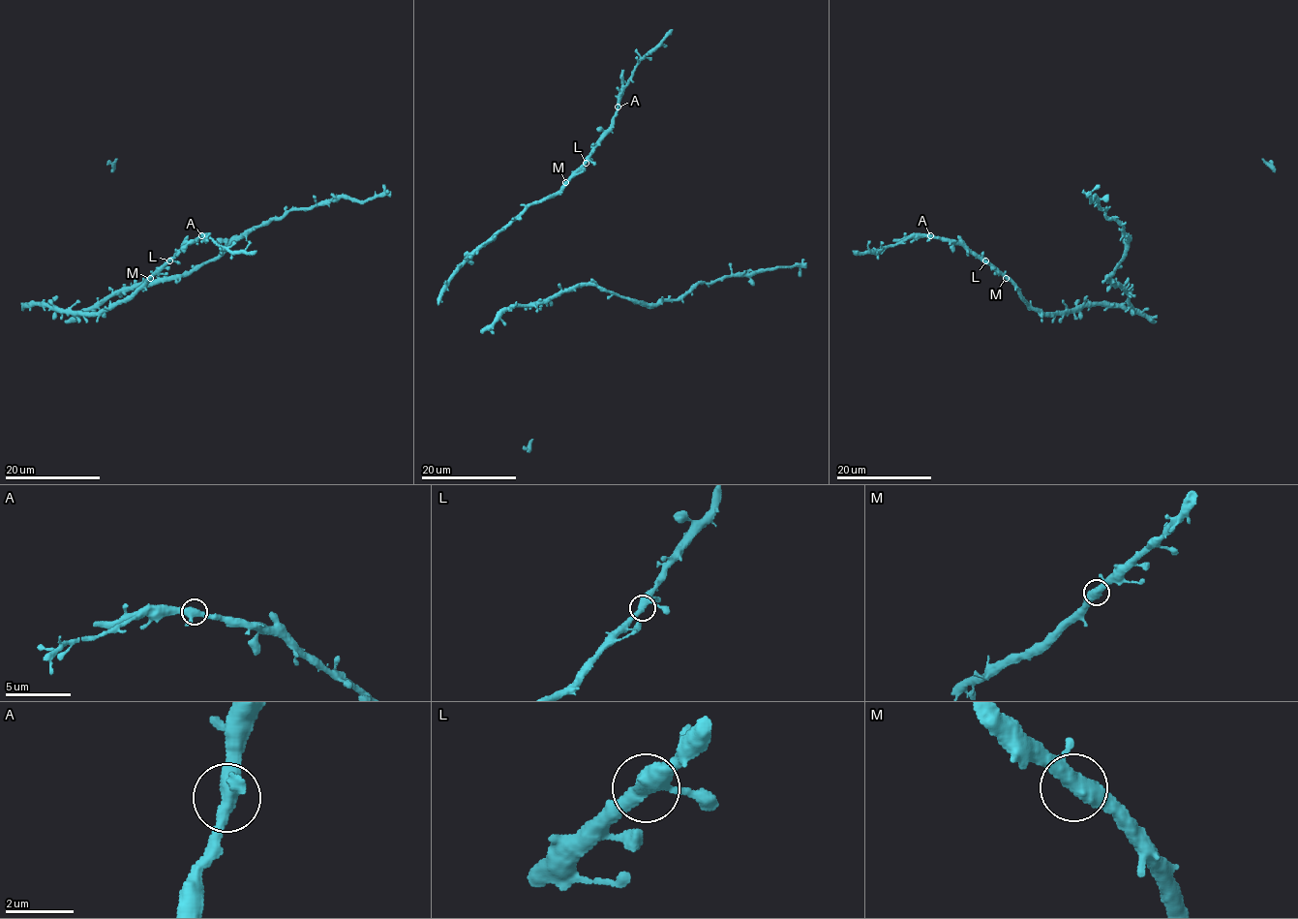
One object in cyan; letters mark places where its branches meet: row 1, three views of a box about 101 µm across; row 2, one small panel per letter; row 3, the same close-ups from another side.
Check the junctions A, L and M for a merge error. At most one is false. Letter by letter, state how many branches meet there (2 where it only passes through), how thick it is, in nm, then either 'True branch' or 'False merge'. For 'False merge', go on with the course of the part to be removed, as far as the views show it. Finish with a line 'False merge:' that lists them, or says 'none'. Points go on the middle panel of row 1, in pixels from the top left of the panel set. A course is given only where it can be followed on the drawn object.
A: Branches: 3. Thickness 400 nm. True branch
L: Branches: 3. Thickness 400 nm. True branch
M: Branches: 3. Thickness 400 nm. True branch
False merge: none

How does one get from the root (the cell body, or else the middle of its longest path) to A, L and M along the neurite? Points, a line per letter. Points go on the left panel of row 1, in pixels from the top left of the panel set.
A: (23, 310), (31, 305), (51, 305), (82, 312), (106, 311), (127, 300), (187, 243), (202, 236)
L: (23, 310), (31, 305), (51, 305), (61, 310), (82, 312), (106, 311), (114, 304), (127, 300), (170, 260)
M: (23, 310), (31, 305), (51, 305), (61, 310), (82, 312), (106, 311), (114, 304), (127, 300), (150, 278)

